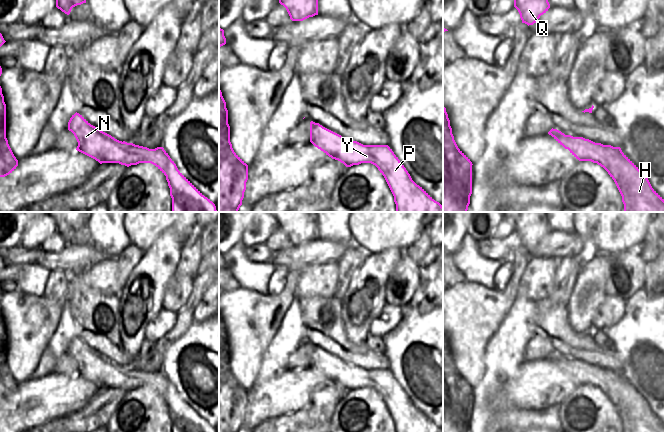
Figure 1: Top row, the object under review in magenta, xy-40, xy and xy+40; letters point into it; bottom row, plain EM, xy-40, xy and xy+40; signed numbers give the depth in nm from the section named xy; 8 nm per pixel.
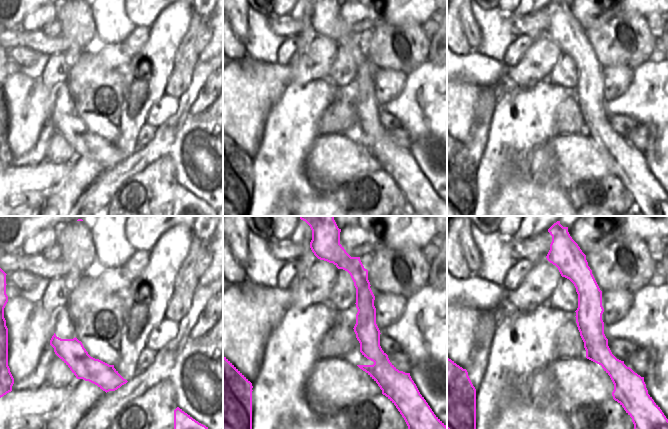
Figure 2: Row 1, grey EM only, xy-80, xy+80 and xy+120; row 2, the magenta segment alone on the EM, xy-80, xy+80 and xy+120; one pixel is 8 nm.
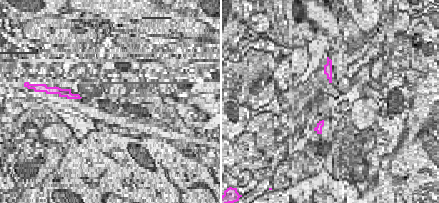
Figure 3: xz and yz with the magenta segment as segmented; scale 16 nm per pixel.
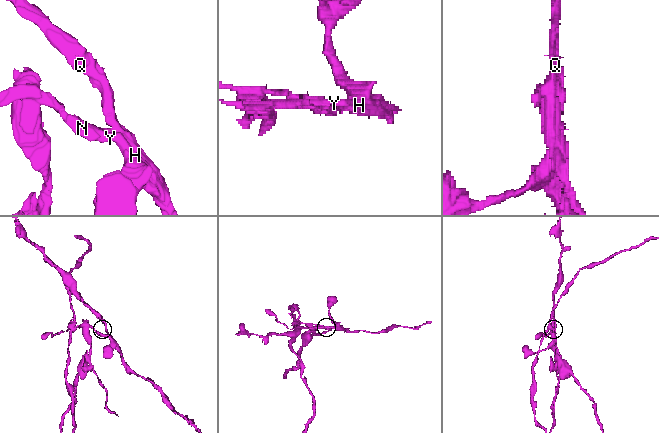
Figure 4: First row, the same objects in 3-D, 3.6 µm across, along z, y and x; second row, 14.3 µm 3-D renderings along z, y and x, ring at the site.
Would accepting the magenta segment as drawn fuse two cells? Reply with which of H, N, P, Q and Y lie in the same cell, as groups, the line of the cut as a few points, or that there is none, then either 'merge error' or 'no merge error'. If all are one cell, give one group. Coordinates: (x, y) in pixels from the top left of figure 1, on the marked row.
H P Q Y / N | xy (345, 139), (346, 143), (337, 150), (343, 156), (338, 160) | merge error

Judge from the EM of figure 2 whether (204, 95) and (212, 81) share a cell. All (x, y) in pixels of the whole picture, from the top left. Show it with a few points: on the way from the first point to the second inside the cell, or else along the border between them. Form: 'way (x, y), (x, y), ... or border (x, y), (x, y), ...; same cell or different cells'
way (207, 92), (212, 87), (212, 84); same cell

